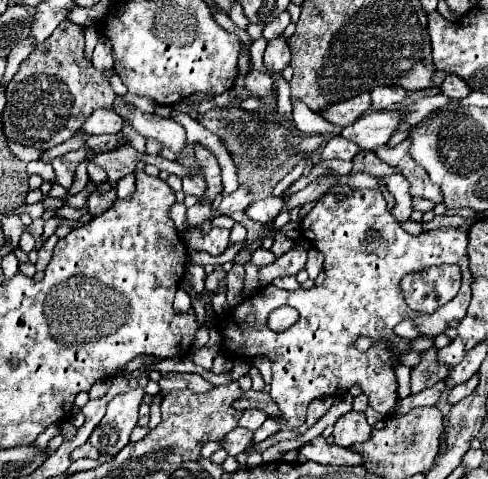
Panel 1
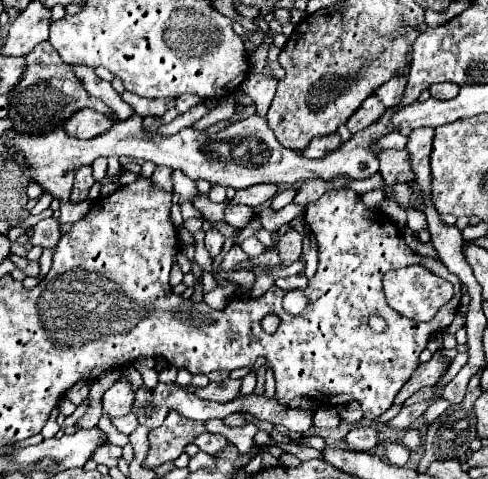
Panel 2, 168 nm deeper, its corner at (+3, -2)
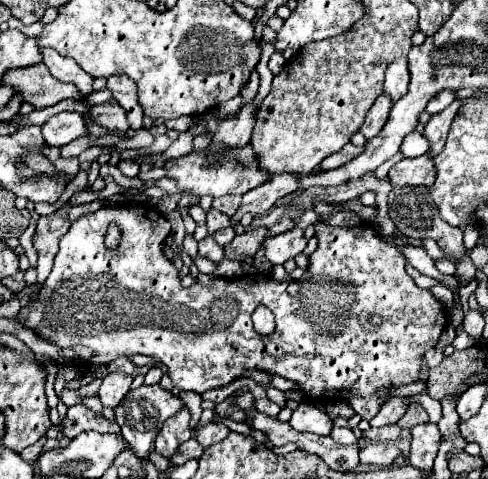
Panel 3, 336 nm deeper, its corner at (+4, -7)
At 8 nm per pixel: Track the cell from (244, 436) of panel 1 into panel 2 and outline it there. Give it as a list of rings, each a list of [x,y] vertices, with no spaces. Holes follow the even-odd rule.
[[[205,432],[205,434],[199,434],[199,436],[195,438],[195,444],[197,444],[203,452],[215,456],[215,454],[219,454],[219,452],[223,452],[223,450],[227,448],[229,440],[227,440],[225,436],[221,436],[221,434],[209,434],[209,432]]]

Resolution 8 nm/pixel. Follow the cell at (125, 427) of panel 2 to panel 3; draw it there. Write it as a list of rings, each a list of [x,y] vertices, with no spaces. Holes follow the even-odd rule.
[[[82,403],[68,407],[68,413],[62,419],[62,435],[68,439],[74,439],[76,435],[87,431],[120,433],[120,427],[118,423],[104,419],[100,413],[94,413],[92,409],[84,407]]]

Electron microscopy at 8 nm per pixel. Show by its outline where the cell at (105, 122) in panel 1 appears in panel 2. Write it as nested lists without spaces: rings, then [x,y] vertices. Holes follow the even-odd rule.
[[[83,108],[77,114],[73,114],[73,118],[69,118],[69,122],[65,122],[65,130],[75,136],[75,138],[95,138],[103,132],[107,132],[115,122],[107,116],[101,114],[97,110],[91,108]]]

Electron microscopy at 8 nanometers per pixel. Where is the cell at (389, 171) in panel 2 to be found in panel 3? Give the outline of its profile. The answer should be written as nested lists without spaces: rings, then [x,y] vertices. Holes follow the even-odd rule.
[[[426,153],[414,159],[402,159],[398,165],[390,169],[388,177],[394,187],[404,187],[404,185],[430,187],[436,179],[436,167],[434,167],[432,155]]]

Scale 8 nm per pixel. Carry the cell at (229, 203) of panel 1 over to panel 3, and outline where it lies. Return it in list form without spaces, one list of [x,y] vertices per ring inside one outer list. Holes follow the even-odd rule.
[[[280,173],[280,175],[272,175],[266,183],[254,187],[252,191],[248,191],[242,197],[242,205],[238,209],[238,213],[232,217],[234,223],[238,223],[242,219],[244,213],[252,213],[252,215],[262,215],[268,209],[272,209],[276,205],[276,201],[280,201],[282,197],[296,193],[300,189],[300,177],[296,173]]]

